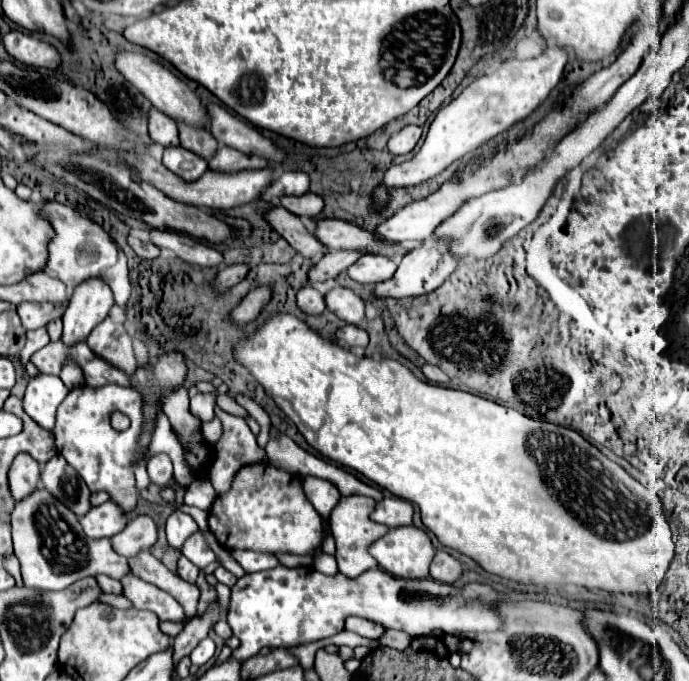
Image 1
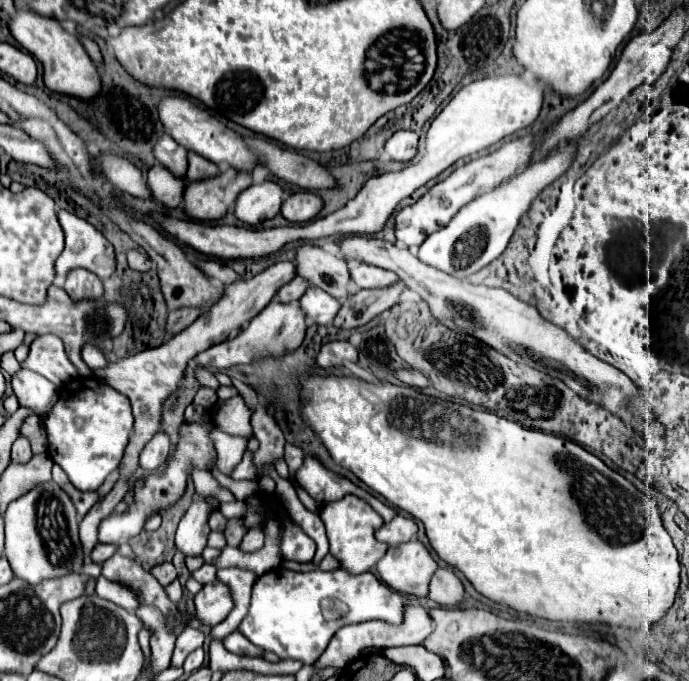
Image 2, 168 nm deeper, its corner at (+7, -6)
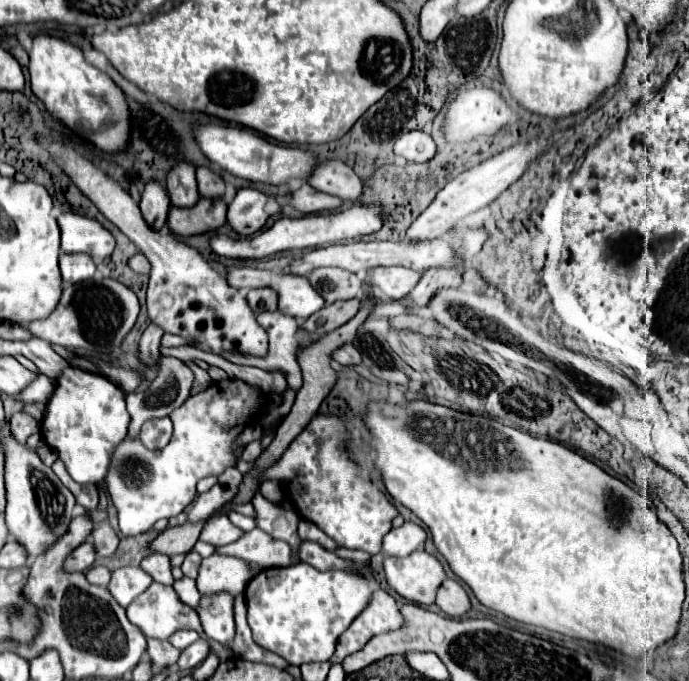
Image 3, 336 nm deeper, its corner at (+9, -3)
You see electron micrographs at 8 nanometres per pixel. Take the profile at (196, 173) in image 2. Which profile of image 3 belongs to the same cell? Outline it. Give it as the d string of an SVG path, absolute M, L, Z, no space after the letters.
M196 167L196 181L198 191L206 197L222 197L224 195L224 179L210 171L208 167Z

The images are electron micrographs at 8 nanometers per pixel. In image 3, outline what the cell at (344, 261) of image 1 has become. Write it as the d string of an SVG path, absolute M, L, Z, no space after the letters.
M262 287L262 289L252 289L248 293L248 303L252 307L254 313L262 313L262 311L276 311L278 309L278 293L270 287Z

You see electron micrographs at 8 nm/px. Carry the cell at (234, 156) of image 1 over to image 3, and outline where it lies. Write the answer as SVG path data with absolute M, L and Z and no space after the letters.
M222 197L198 199L192 207L170 207L168 225L174 233L196 235L210 229L218 229L226 223L226 201Z

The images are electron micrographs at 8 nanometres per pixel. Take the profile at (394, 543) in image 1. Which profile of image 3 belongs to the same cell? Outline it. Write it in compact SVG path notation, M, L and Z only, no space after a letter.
M424 549L412 551L408 557L384 557L384 573L388 585L404 599L416 605L432 605L438 585L446 573L442 563Z

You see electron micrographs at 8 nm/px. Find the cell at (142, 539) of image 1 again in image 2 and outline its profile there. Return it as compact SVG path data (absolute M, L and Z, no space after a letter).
M96 544L96 548L92 550L92 560L96 560L96 564L102 564L104 560L108 560L112 554L116 552L114 544Z

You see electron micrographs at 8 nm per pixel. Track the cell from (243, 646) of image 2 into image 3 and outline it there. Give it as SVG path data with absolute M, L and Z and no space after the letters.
M220 593L218 597L202 597L196 609L206 635L220 641L222 645L230 645L236 635L232 603L234 597L230 597L228 593Z

